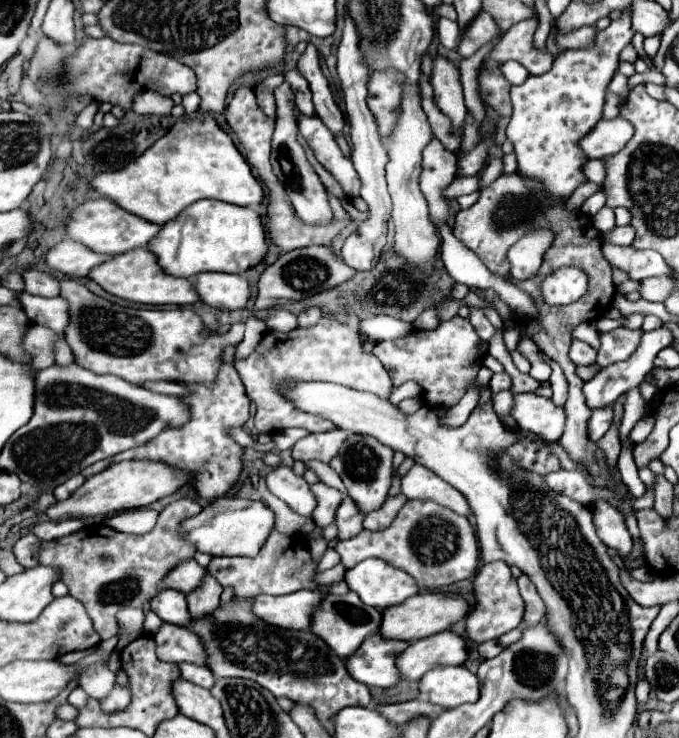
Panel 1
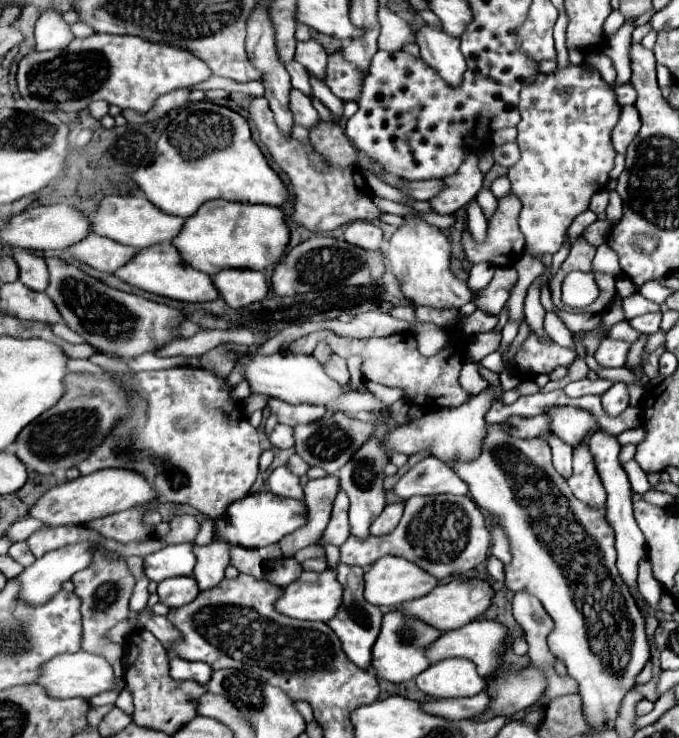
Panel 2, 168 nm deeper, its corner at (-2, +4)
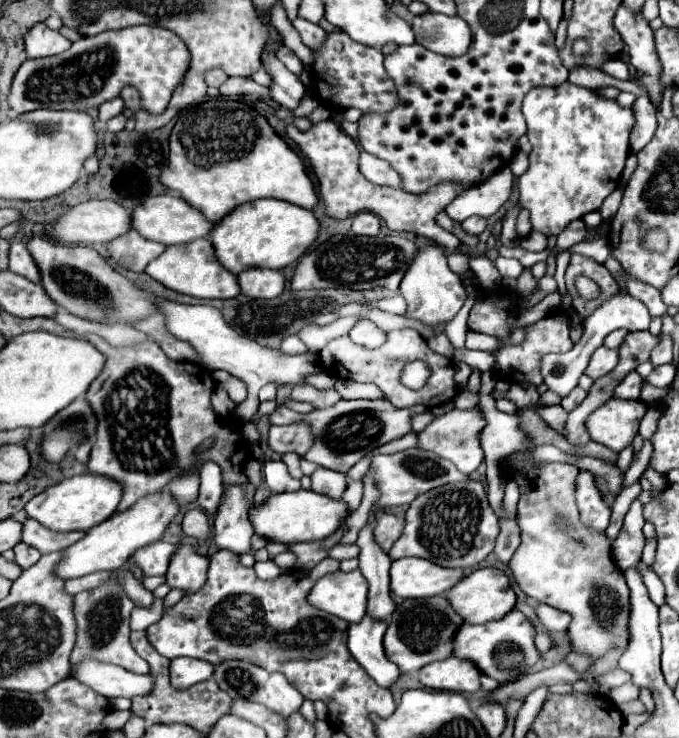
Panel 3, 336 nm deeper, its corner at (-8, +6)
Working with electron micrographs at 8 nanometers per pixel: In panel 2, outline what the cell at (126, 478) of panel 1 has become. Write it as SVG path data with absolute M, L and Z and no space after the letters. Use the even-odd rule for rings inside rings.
M102 469L102 471L90 473L90 475L80 475L72 481L66 481L66 483L60 483L56 487L48 489L30 507L30 515L50 527L84 525L94 519L146 503L150 499L154 499L154 489L140 473L128 471L128 469Z

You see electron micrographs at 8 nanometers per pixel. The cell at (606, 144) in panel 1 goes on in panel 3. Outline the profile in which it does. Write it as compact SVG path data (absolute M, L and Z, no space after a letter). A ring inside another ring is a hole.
M640 95L634 105L634 127L630 133L630 149L632 153L638 153L654 135L656 131L656 109L652 107L650 99L646 95Z

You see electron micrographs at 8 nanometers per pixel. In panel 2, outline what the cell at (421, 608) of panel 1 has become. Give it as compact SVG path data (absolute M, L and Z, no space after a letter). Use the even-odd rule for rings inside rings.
M452 579L448 583L440 583L428 595L404 603L402 609L408 615L418 617L418 619L426 621L428 625L432 625L440 631L450 631L450 629L458 629L458 627L482 617L488 611L490 603L492 603L492 597L494 597L494 589L484 579Z

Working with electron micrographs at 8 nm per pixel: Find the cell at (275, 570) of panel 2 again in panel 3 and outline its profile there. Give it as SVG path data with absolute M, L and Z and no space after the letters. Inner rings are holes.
M264 561L264 563L254 563L254 571L260 579L264 581L270 581L270 579L276 579L276 577L282 577L284 573L288 573L288 569L284 567L278 567L274 561Z

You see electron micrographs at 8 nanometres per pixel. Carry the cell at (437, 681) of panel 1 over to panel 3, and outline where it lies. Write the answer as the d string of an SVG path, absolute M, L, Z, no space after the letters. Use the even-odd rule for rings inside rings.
M448 657L438 663L430 663L418 671L418 679L424 687L436 691L476 693L480 691L480 671L474 663Z

